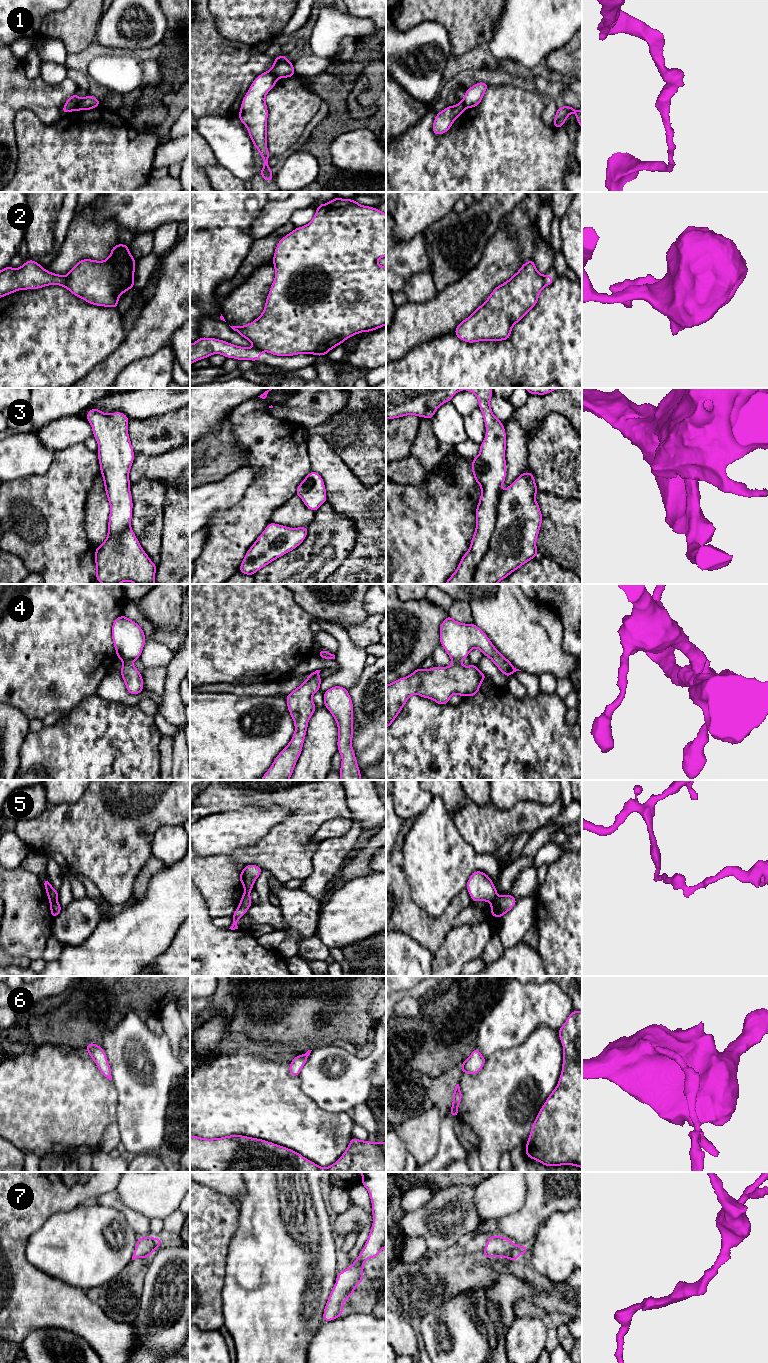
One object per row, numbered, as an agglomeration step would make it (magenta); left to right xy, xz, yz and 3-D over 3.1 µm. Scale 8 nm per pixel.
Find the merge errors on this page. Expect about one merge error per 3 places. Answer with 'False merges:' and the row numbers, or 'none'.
False merges: 1, 2, 4, 5

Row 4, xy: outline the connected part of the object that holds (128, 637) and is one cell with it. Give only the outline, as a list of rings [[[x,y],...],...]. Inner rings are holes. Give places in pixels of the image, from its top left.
[[[124,615],[114,620],[112,639],[117,658],[123,662],[139,659],[146,642],[142,628]]]

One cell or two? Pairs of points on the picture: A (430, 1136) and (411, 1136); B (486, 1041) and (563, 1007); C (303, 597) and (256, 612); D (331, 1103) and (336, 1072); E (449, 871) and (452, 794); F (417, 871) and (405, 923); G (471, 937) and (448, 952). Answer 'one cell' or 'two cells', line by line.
A: one cell
B: one cell
C: two cells
D: one cell
E: two cells
F: two cells
G: one cell

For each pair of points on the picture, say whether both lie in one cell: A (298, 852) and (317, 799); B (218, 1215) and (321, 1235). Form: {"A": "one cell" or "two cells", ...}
{"A": "one cell", "B": "two cells"}

